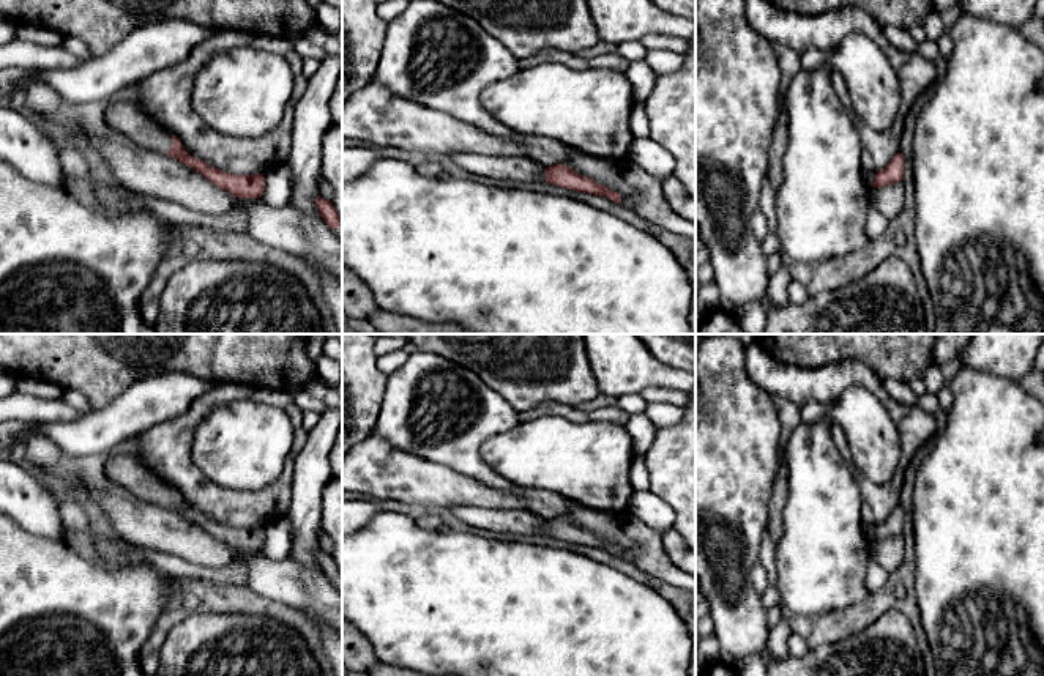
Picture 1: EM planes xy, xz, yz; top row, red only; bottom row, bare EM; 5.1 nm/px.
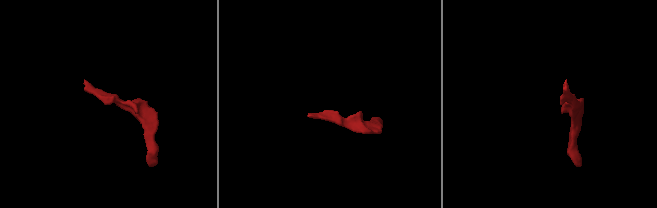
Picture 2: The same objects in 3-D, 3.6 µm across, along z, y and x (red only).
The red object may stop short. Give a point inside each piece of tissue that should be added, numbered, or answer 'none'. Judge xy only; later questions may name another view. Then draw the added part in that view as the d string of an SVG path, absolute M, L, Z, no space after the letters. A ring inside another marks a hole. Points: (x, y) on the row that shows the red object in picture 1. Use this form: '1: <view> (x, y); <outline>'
1: xy (126, 118); M118 101L109 106L104 112L104 123L136 145L161 154L167 154L173 145L172 134L131 102Z

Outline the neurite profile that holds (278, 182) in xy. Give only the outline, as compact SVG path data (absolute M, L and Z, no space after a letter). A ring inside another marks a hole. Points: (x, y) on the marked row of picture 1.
M285 164L276 165L263 173L265 191L262 200L270 206L284 206L289 203L293 180L289 167Z

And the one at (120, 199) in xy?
M91 184L101 208L112 210L118 214L131 210L148 210L166 222L205 227L214 232L246 232L246 214L241 210L219 216L203 214L189 211L170 200L134 192L126 186Z

